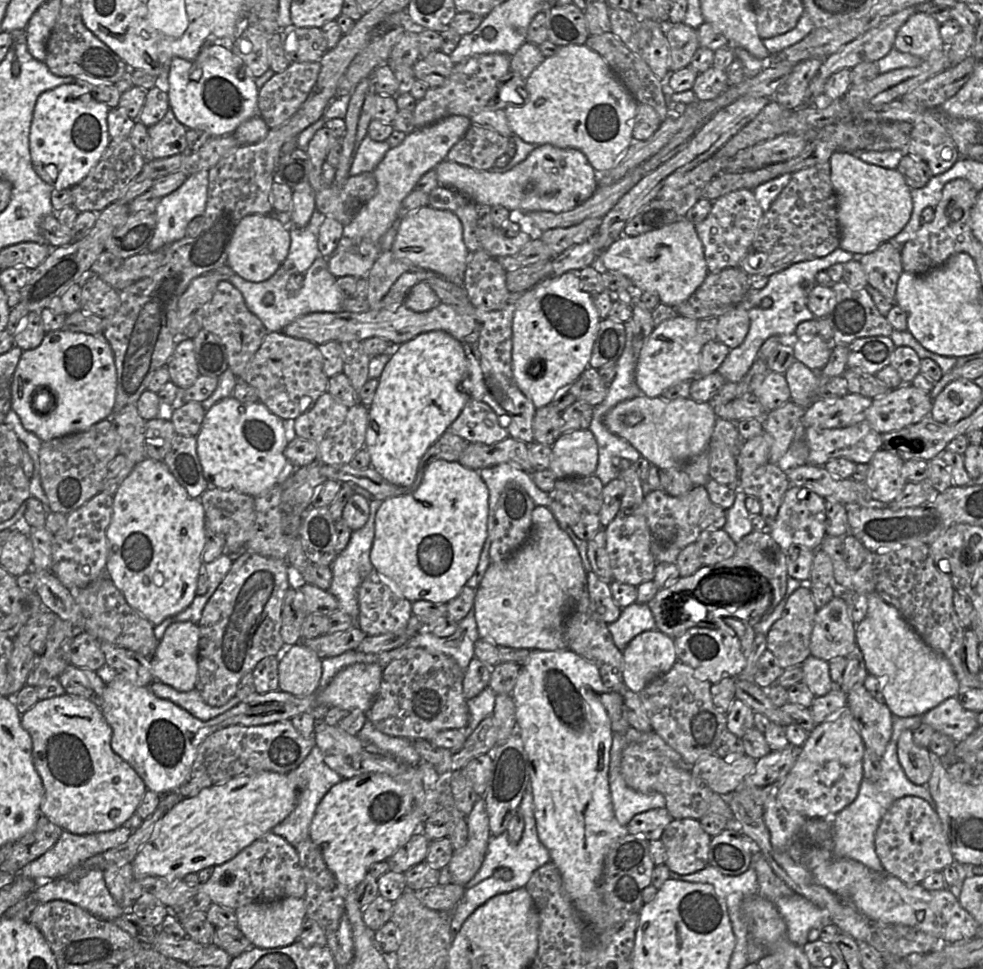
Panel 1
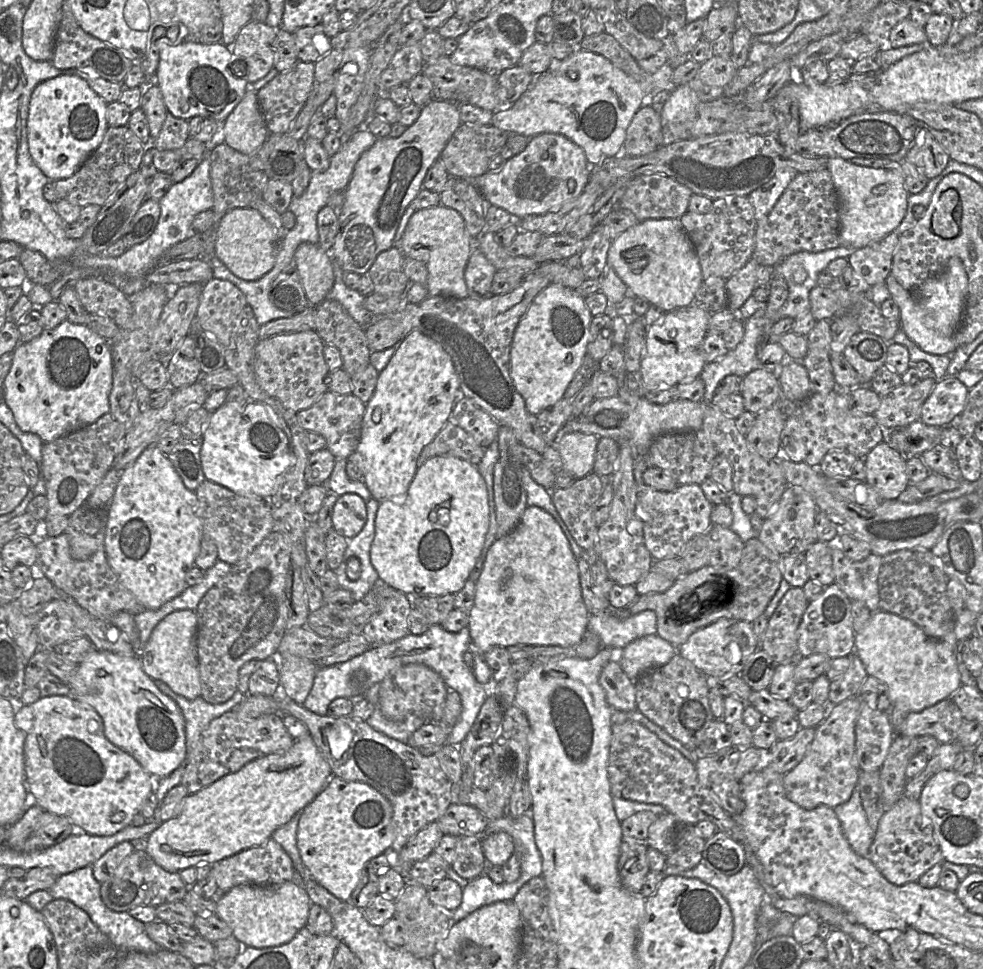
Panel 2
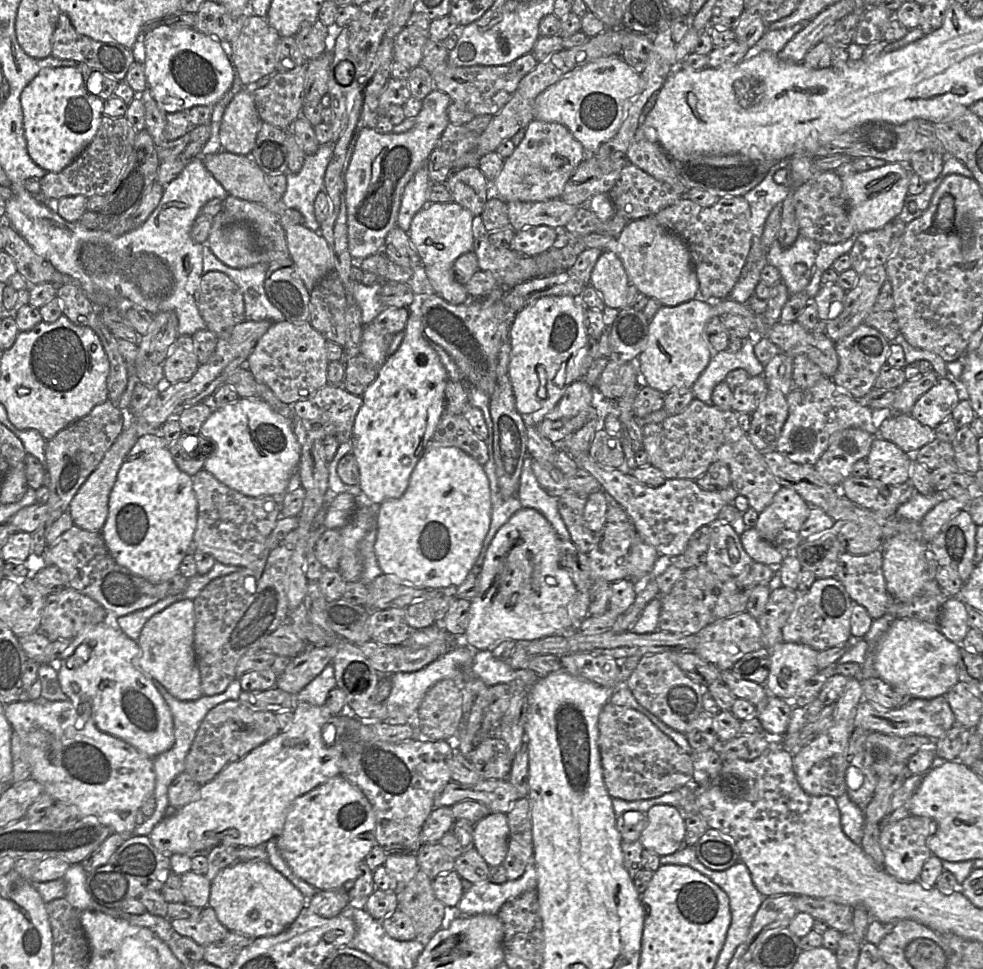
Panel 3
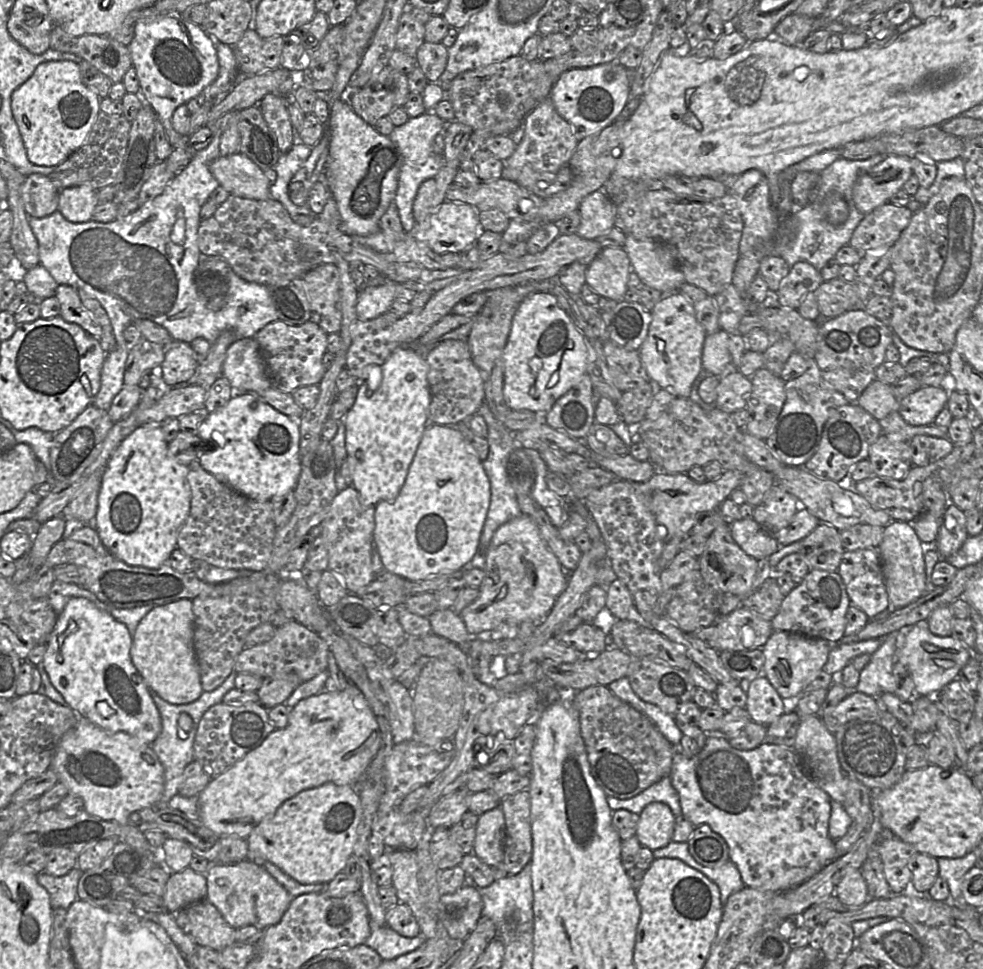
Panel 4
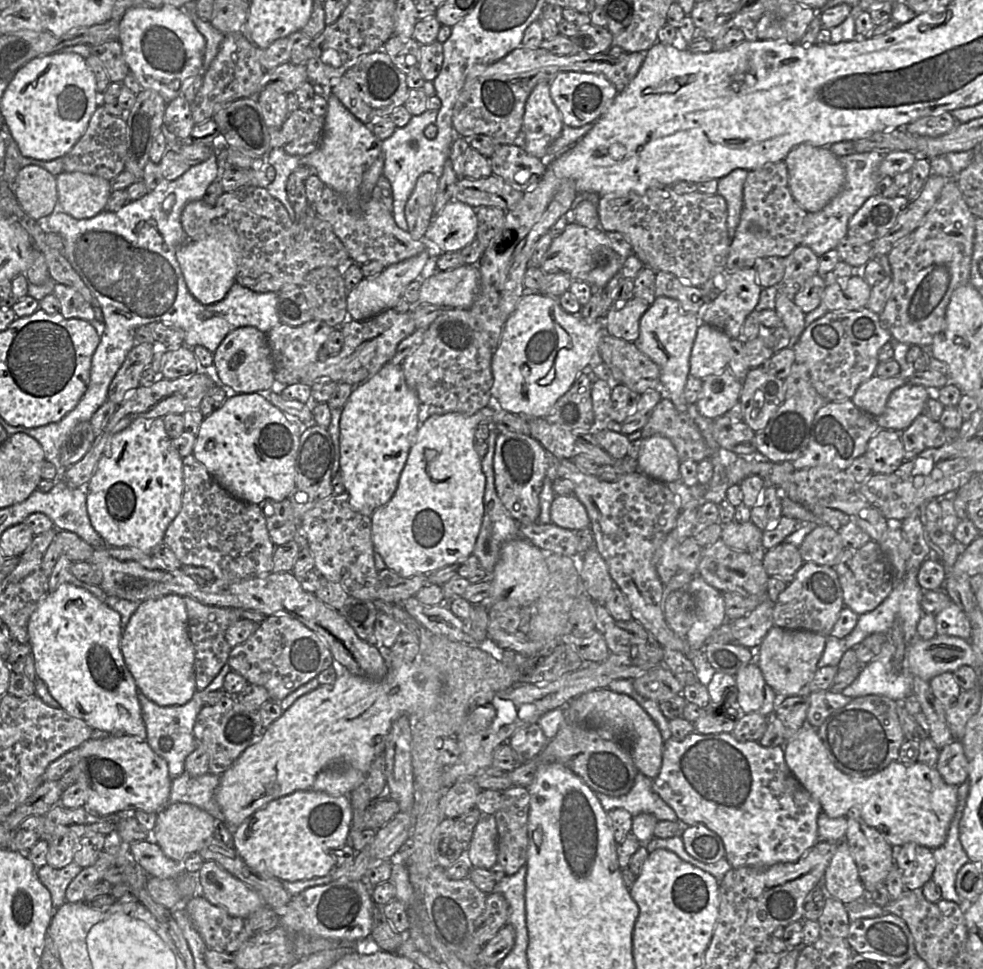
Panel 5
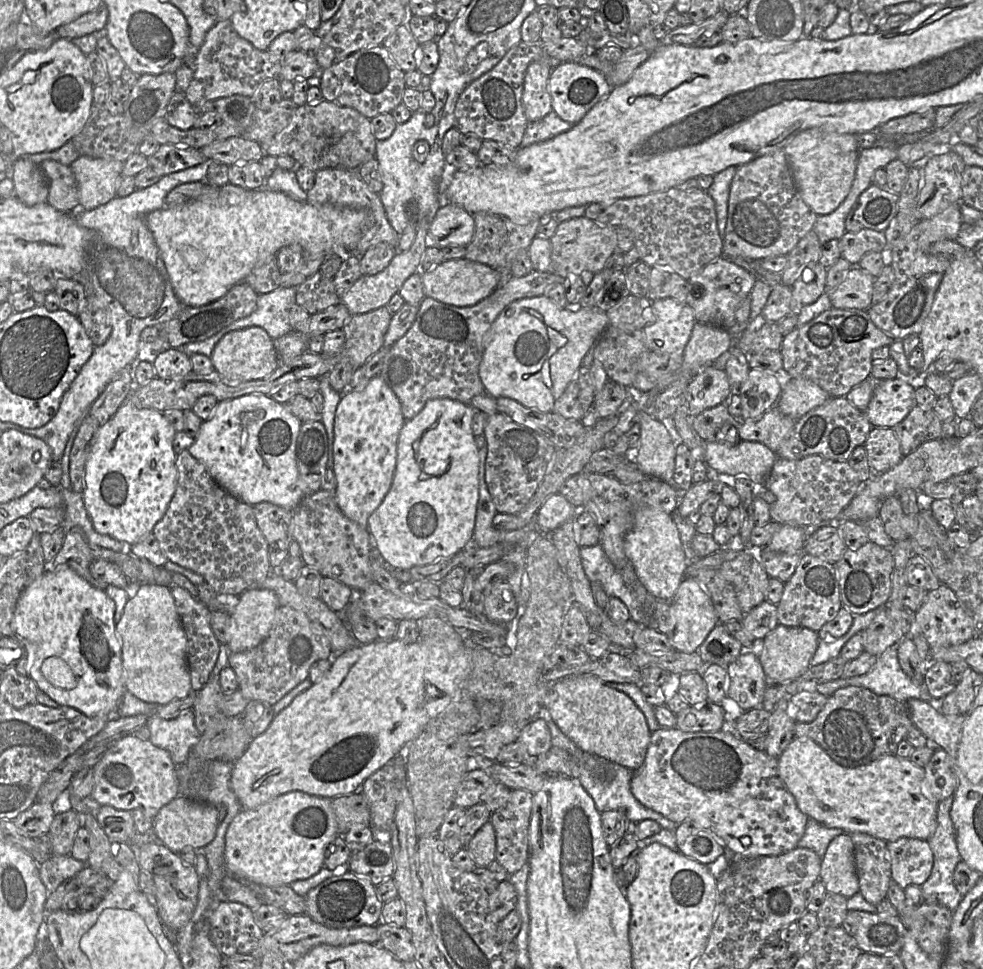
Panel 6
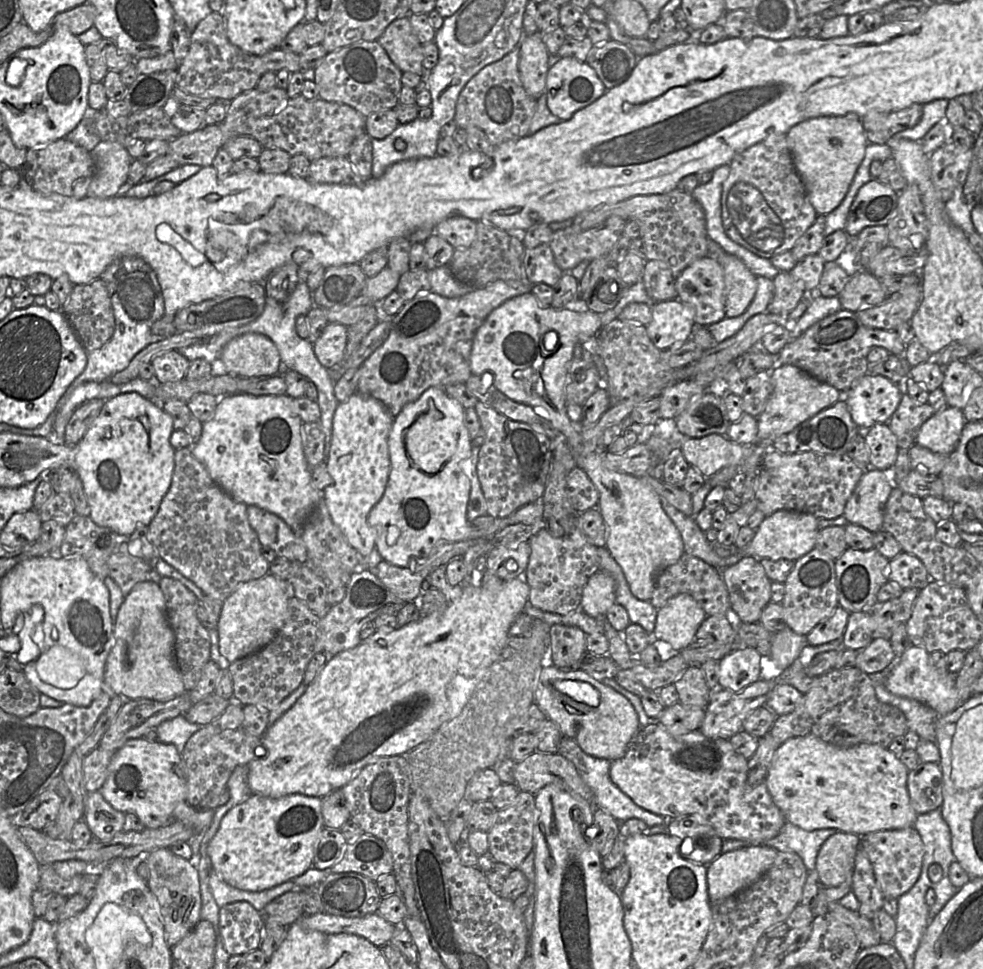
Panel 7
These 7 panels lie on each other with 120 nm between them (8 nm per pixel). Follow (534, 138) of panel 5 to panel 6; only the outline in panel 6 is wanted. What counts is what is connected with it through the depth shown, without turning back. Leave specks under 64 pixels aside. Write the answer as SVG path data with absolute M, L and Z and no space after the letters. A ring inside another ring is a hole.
M532 62L526 70L522 104L529 122L541 120L553 110L548 88L551 71L543 62Z

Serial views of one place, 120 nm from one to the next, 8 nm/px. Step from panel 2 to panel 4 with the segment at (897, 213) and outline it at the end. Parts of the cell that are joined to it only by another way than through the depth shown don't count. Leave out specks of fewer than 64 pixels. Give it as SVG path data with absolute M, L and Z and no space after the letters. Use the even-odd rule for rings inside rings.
M885 156L881 163L862 174L852 191L855 207L866 215L886 204L912 175L911 159L902 156Z

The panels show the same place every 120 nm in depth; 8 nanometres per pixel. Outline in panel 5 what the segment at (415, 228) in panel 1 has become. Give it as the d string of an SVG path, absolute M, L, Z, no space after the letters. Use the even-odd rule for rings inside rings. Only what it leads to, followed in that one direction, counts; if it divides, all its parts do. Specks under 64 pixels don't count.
M452 200L433 219L422 240L438 253L459 252L476 239L477 228L476 209Z

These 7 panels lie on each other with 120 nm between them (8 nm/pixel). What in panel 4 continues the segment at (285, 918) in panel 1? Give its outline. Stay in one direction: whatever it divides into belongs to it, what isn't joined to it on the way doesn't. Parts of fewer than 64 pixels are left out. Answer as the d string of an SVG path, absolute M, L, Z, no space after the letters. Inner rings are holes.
M249 859L235 864L211 863L206 874L207 896L229 925L238 929L254 925L265 930L280 922L293 897L265 869Z

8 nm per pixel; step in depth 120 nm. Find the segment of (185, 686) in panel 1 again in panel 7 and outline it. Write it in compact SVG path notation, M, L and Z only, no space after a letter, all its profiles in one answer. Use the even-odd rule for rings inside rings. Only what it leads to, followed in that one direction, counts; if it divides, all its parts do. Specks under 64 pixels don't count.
M140 582L131 590L119 609L113 632L114 646L106 660L104 684L115 695L169 701L186 692L175 658L175 636L167 618L165 596L158 583Z

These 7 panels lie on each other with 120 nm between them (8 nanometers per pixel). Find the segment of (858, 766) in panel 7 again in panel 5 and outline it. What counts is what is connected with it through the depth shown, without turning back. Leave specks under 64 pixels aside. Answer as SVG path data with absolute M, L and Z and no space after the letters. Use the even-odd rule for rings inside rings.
M806 725L784 745L785 762L802 786L817 800L824 812L830 818L853 816L861 818L868 826L878 830L893 847L907 843L934 850L942 846L947 837L950 823L955 815L958 797L958 787L948 785L935 767L917 761L914 764L904 764L893 761L878 773L858 778L840 771L832 762L828 750L818 735L817 728Z

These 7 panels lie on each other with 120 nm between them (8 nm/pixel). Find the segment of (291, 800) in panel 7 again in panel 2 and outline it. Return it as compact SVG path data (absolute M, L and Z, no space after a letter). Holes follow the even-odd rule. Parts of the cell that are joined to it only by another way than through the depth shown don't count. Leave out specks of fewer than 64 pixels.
M332 776L325 788L302 810L298 823L297 847L313 879L340 900L350 902L368 862L382 853L394 852L391 848L394 840L392 813L389 801L368 784Z

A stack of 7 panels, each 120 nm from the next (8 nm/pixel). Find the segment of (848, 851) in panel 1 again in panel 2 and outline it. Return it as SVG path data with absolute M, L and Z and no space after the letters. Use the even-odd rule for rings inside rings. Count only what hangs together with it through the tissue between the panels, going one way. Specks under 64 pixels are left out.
M858 785L847 802L833 809L853 850L863 857L868 857L875 832L868 823Z

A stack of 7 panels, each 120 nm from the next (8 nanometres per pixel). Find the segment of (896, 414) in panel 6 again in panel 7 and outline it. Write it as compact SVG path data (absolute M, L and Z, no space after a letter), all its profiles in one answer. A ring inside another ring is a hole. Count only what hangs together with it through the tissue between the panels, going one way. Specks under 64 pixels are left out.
M870 374L862 376L851 388L841 392L841 400L846 402L853 421L861 431L877 423L888 423L901 397L897 384L886 377Z

